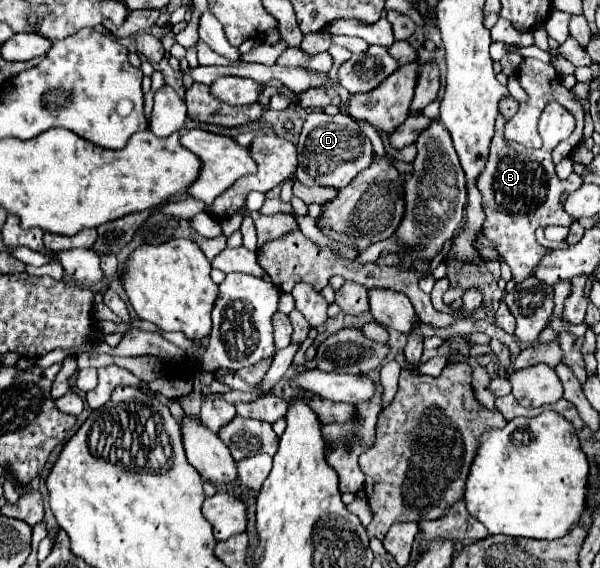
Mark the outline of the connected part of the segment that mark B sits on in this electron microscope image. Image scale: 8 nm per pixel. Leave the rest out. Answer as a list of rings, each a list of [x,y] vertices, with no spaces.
[[[500,113],[496,119],[496,135],[492,139],[490,157],[486,169],[482,171],[482,177],[478,179],[478,189],[482,189],[486,201],[486,237],[498,245],[500,255],[512,269],[514,281],[520,283],[528,277],[534,277],[534,271],[538,269],[542,257],[552,251],[550,247],[542,247],[536,241],[536,229],[548,225],[572,225],[574,219],[564,211],[560,195],[562,191],[578,189],[582,185],[582,179],[576,173],[572,173],[564,181],[558,179],[554,163],[548,161],[548,155],[542,157],[542,149],[540,165],[534,167],[536,157],[530,157],[528,151],[518,143],[510,143],[504,139],[504,125],[506,119]]]

